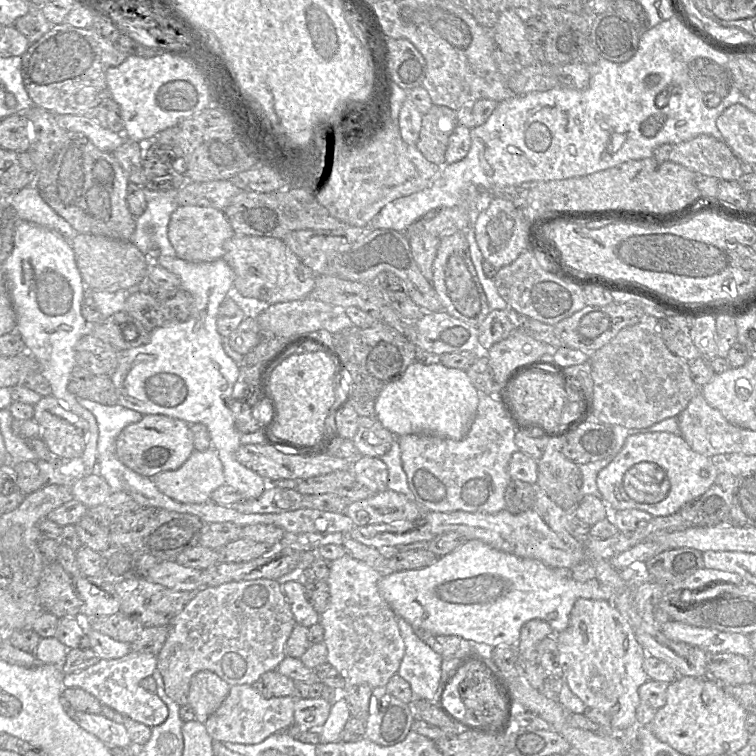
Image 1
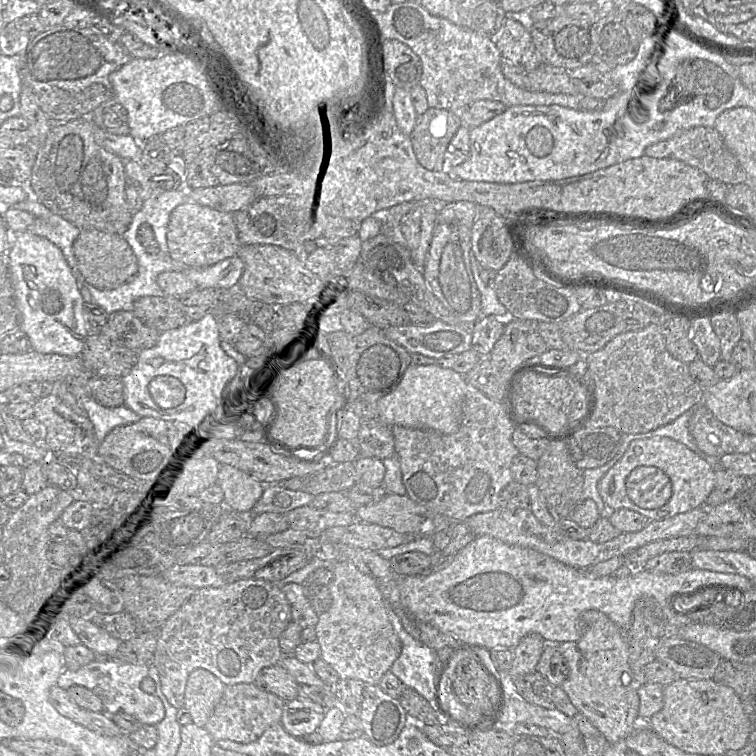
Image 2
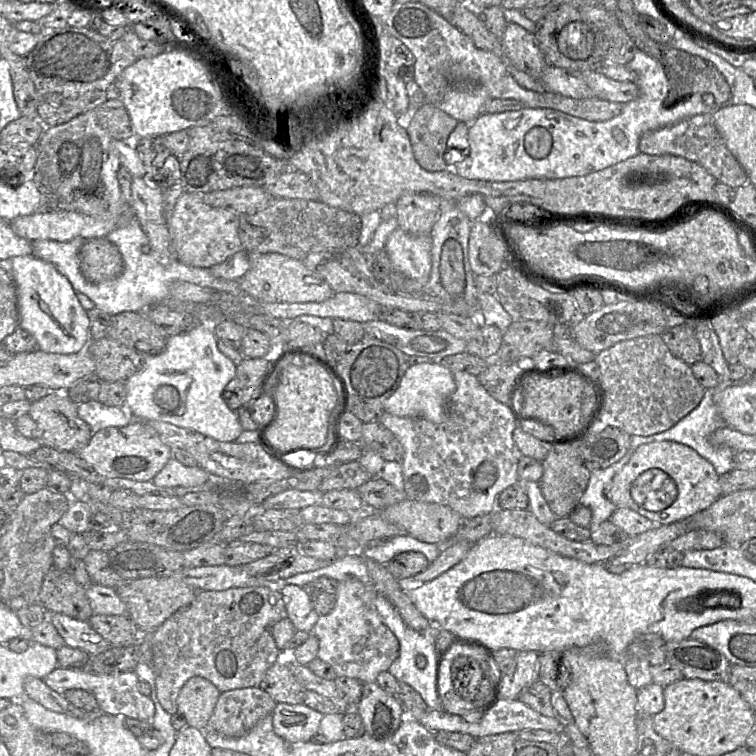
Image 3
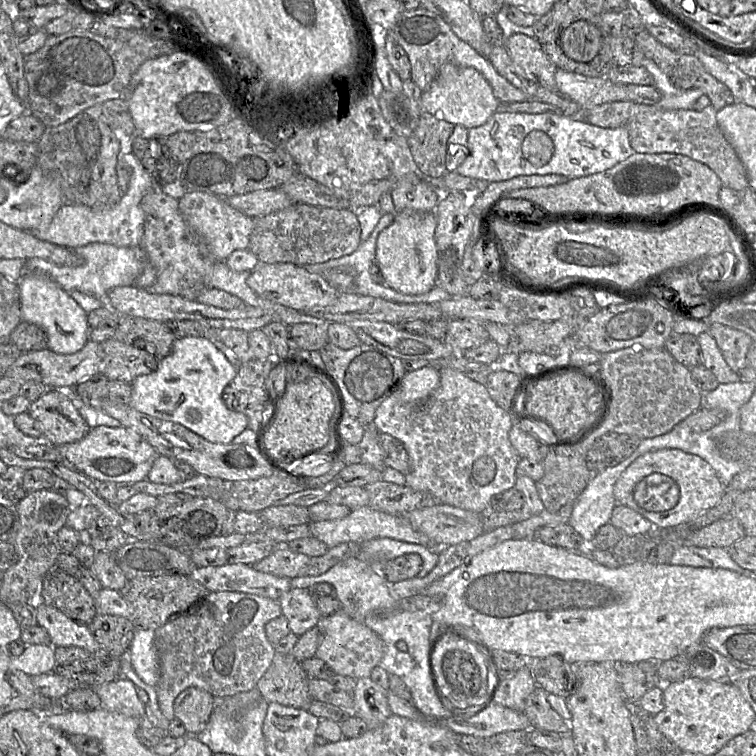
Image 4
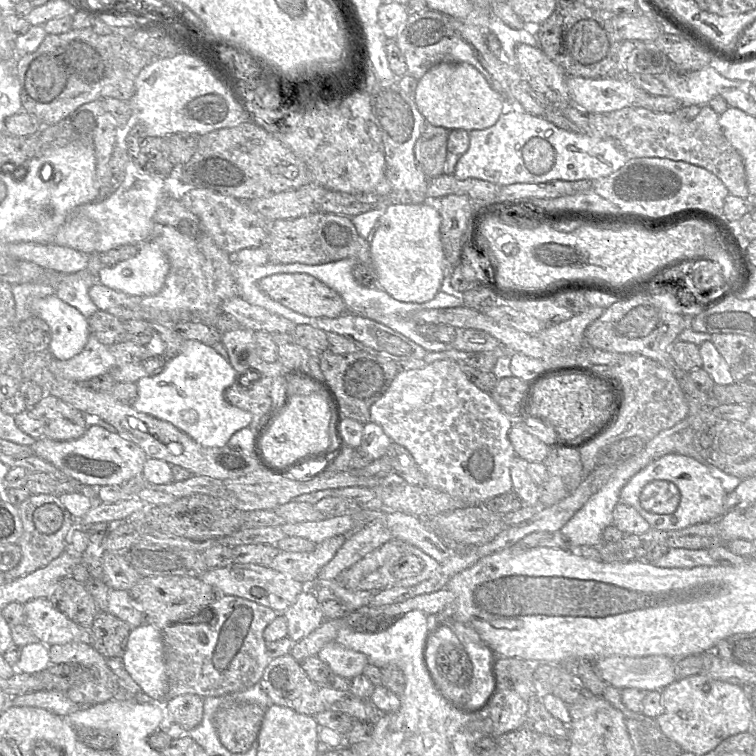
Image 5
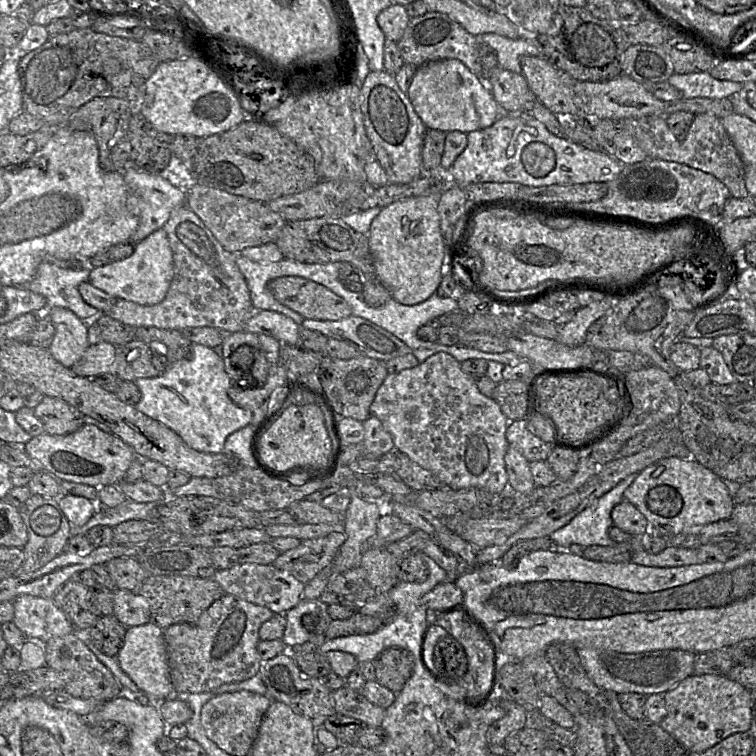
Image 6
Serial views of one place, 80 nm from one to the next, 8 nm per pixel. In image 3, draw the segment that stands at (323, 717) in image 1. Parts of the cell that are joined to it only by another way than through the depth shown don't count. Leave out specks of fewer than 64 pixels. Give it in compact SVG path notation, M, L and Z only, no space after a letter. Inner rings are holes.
M278 703L271 715L275 733L289 743L310 742L325 715L305 704Z

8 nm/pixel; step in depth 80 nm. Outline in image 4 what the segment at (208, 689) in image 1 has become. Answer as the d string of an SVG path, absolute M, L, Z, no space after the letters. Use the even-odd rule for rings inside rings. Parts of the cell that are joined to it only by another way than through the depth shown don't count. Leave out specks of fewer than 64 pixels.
M189 687L175 699L174 716L183 722L188 735L196 736L206 728L216 701L209 692Z

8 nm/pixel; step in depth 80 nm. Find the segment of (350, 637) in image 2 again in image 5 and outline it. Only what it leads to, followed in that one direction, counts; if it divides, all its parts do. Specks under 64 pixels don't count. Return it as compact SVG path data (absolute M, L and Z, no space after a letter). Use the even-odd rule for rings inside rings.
M336 641L325 645L317 656L329 665L334 674L350 680L363 674L369 663L365 654L348 649Z

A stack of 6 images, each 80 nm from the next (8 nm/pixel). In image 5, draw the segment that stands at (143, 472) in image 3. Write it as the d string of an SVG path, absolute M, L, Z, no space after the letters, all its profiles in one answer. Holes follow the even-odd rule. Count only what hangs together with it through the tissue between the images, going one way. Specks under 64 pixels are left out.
M98 425L89 426L82 436L73 440L59 441L41 437L35 440L31 448L35 455L52 463L69 478L96 489L103 485L122 486L142 473L148 458L135 442Z

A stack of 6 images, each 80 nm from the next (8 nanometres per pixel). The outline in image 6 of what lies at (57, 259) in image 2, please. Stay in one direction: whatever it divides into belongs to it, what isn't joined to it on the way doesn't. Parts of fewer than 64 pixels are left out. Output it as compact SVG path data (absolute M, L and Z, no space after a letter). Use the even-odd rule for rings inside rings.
M47 308L55 334L49 351L54 359L70 369L88 347L88 326L76 314L66 308Z

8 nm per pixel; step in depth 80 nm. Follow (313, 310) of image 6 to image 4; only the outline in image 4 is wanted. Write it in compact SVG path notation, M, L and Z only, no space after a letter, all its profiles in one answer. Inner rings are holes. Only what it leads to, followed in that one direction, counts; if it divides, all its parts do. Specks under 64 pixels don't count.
M288 262L259 263L250 272L247 284L261 297L300 312L308 311L313 307L328 306L339 296L338 291L327 282L324 276L311 273L304 266Z

